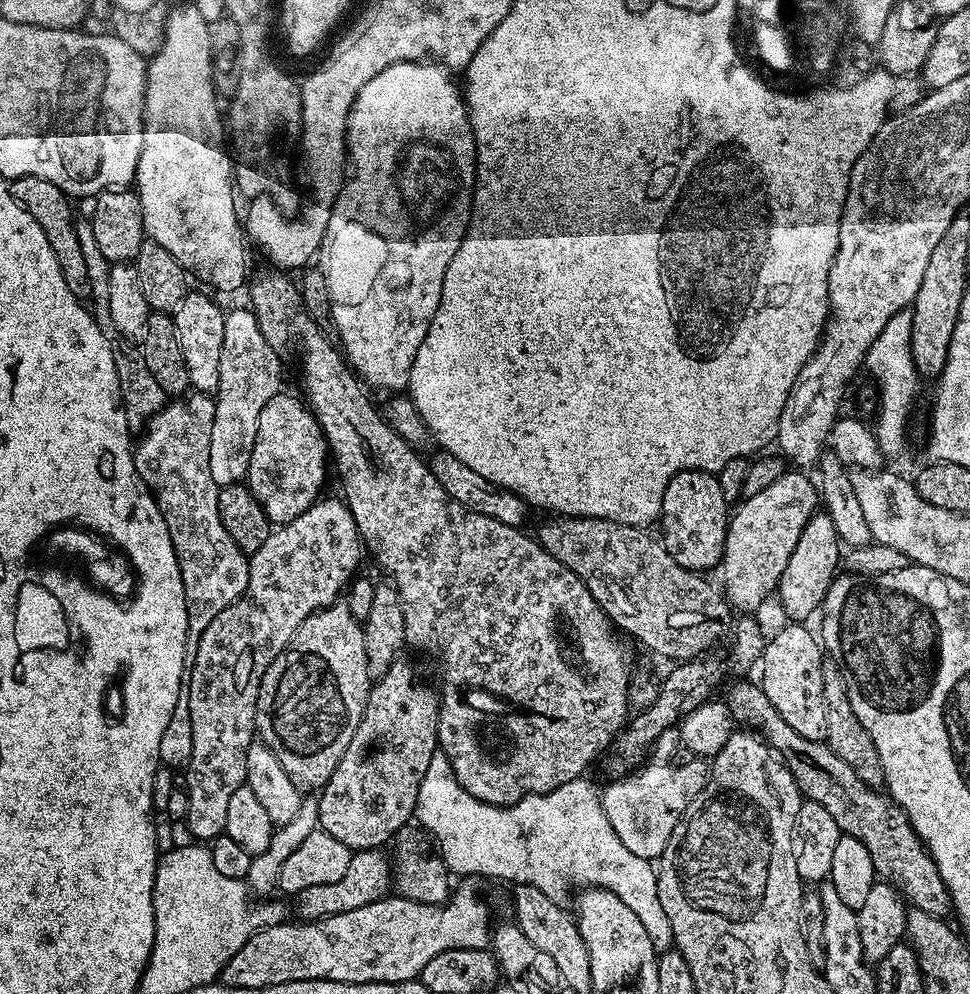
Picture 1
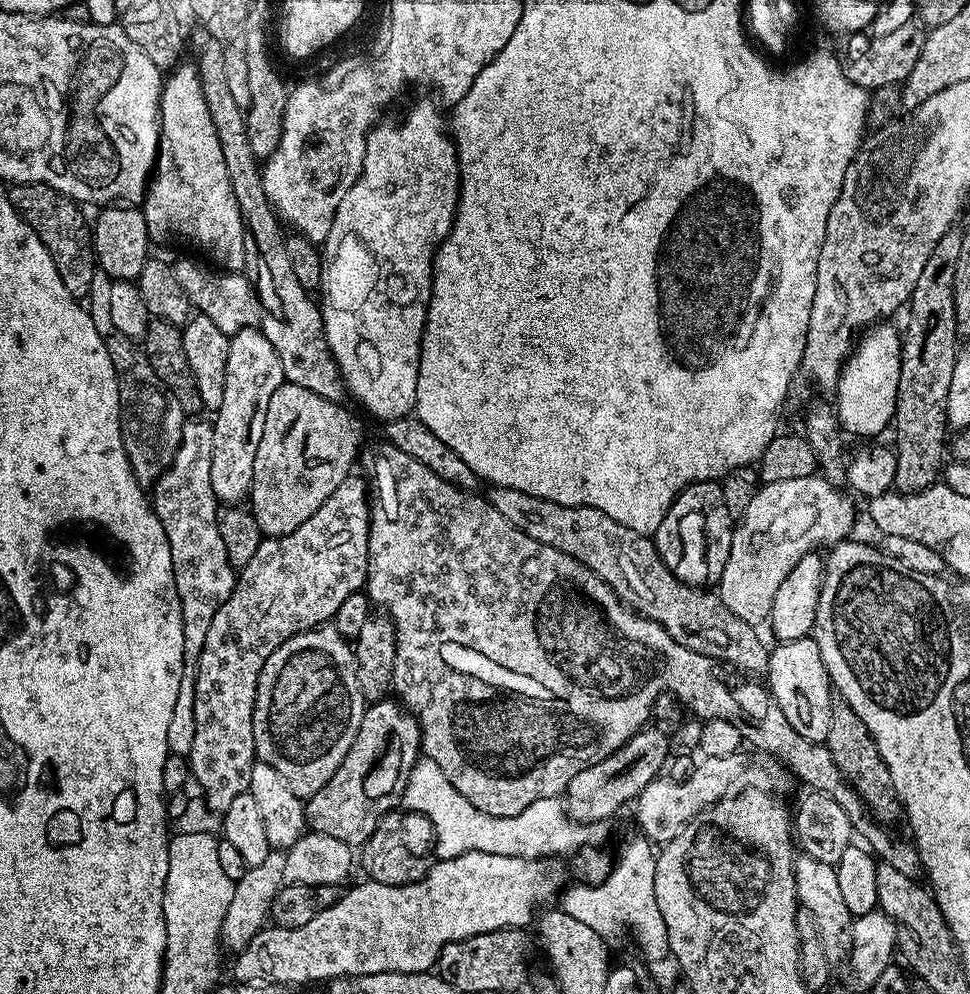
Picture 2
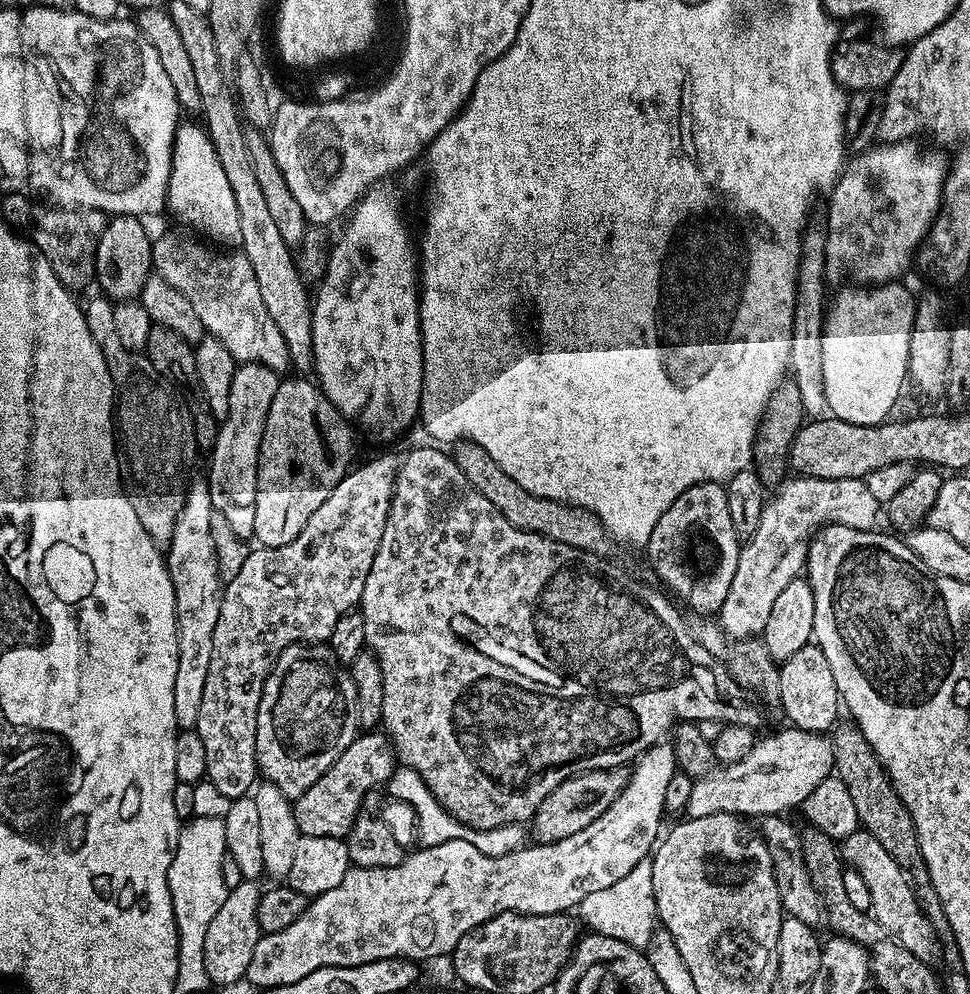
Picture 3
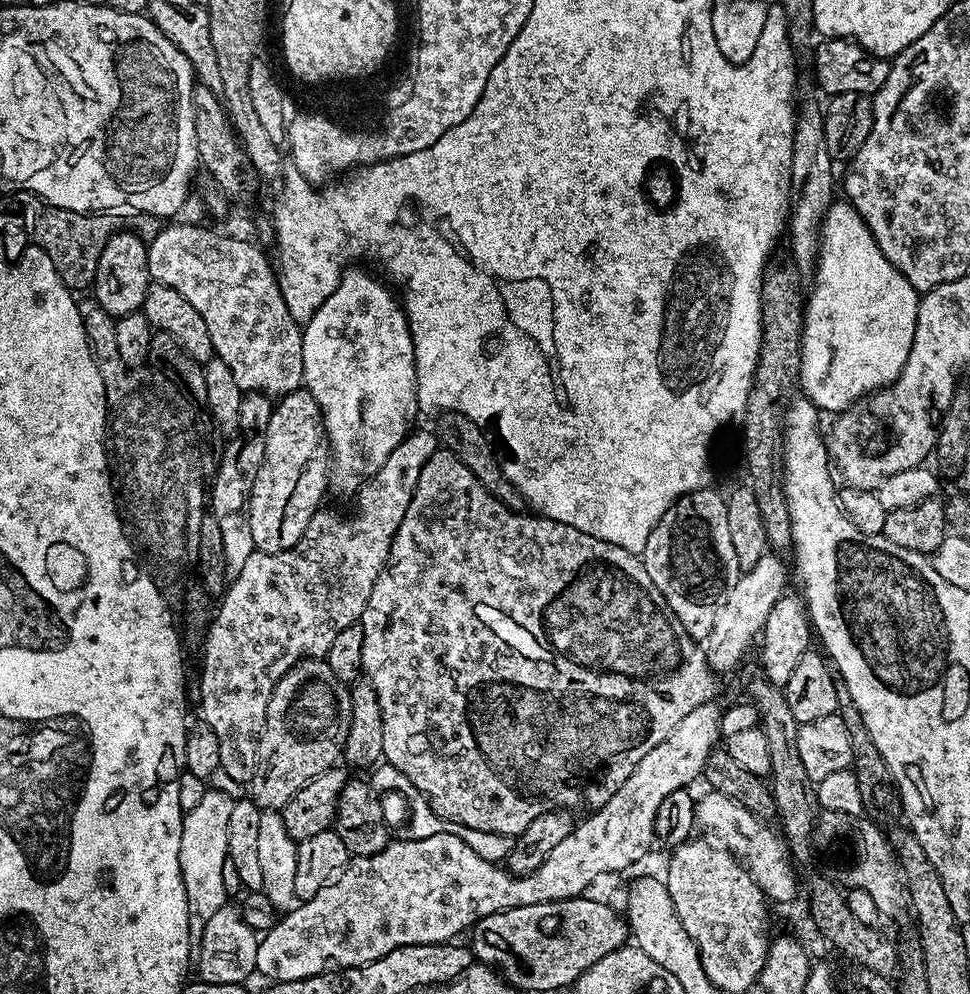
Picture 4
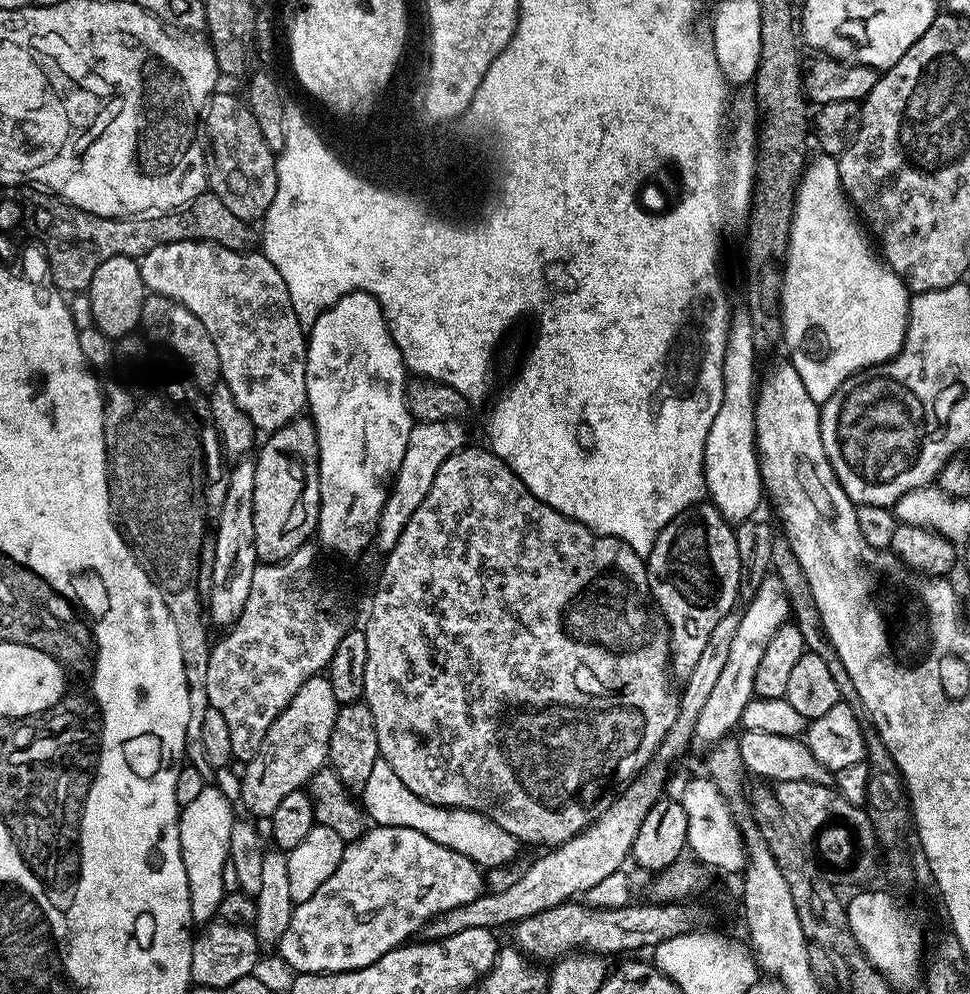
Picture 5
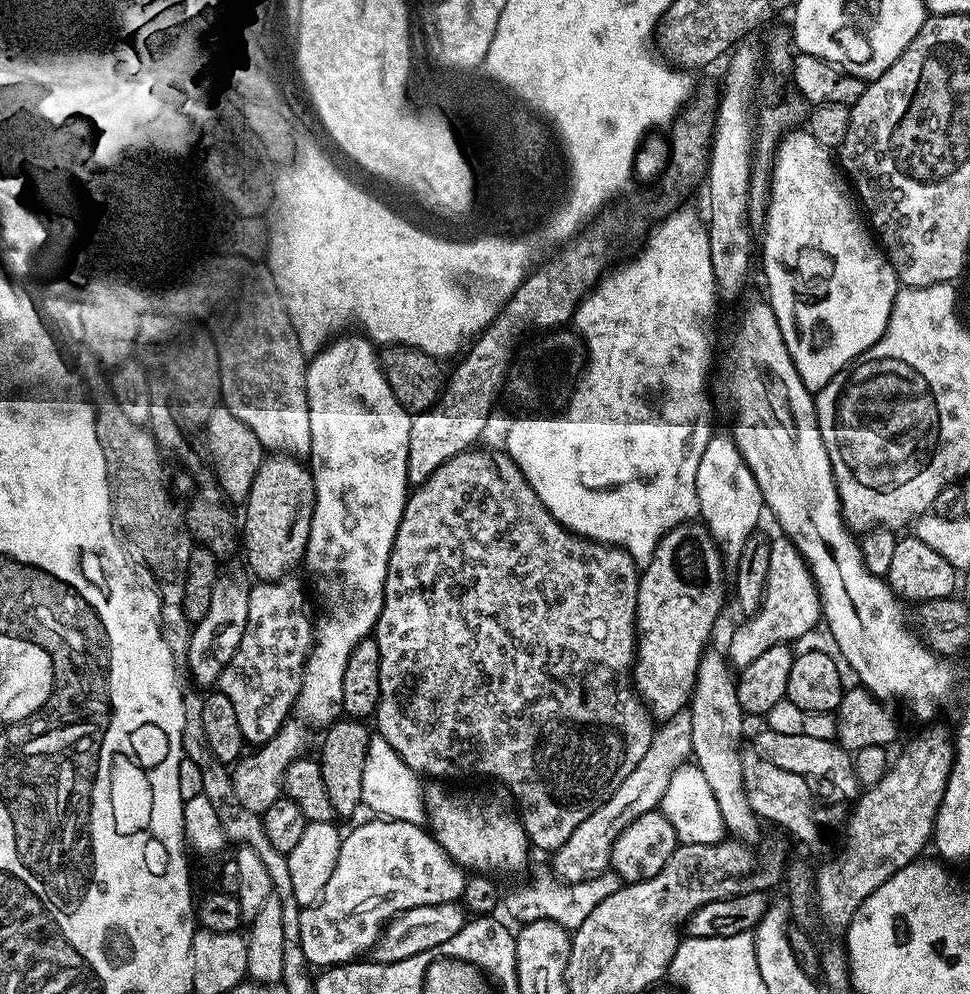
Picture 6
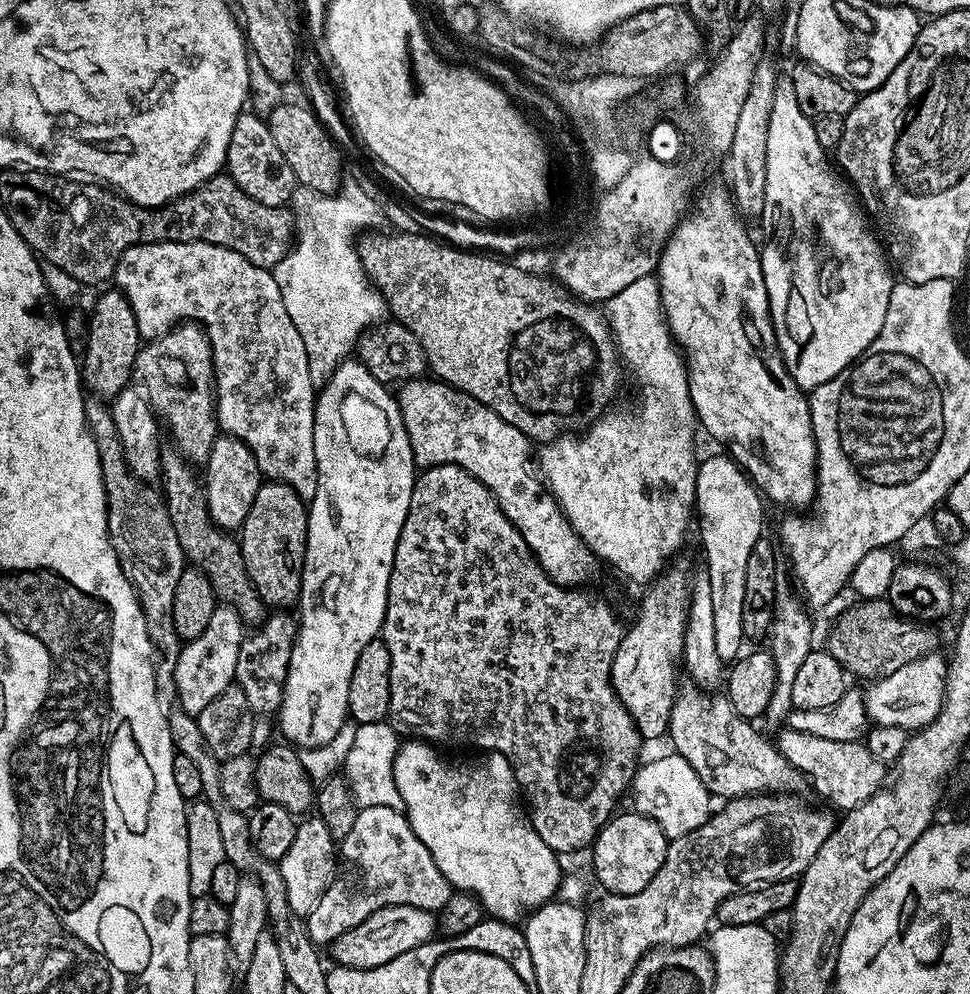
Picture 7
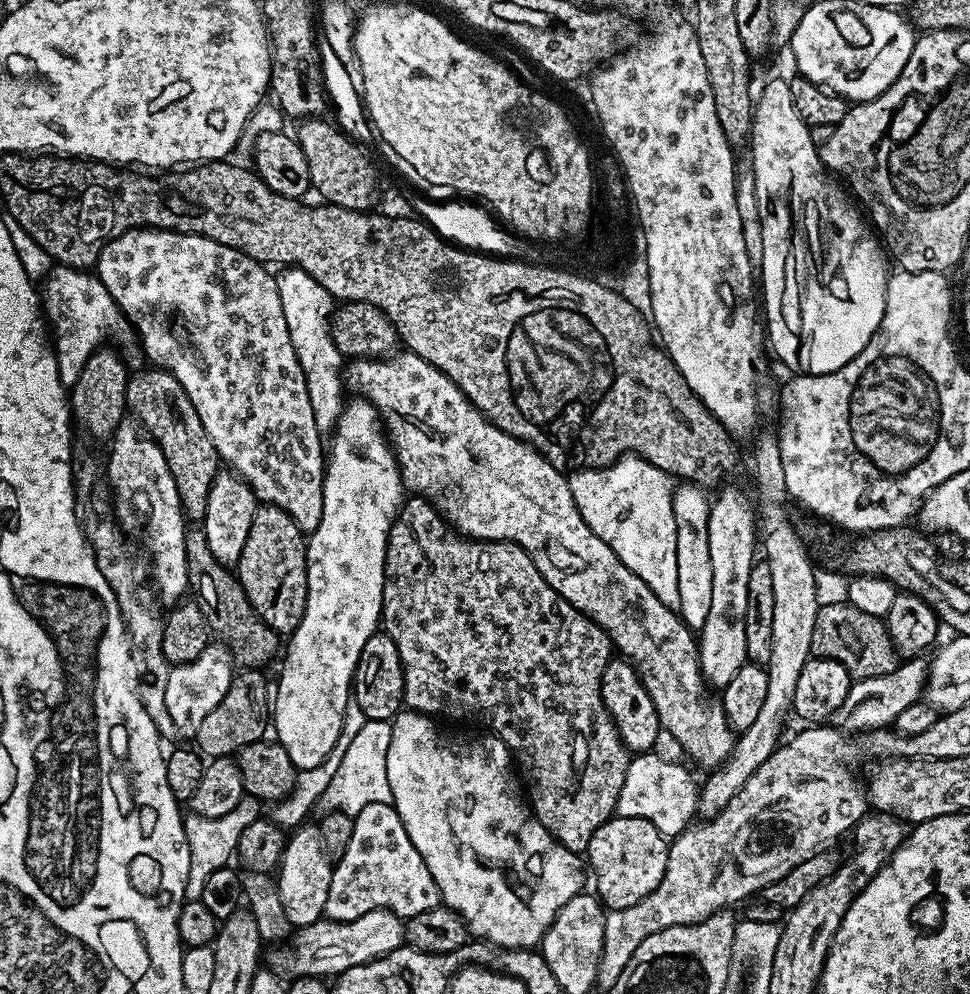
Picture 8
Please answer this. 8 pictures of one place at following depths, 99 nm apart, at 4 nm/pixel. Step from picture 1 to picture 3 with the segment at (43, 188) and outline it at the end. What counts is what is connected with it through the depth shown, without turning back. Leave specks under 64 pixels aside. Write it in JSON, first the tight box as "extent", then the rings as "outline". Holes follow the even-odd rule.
{"extent":[4,196,107,294],"outline":[[[8,196],[4,200],[4,208],[16,215],[15,223],[25,228],[27,239],[34,245],[43,259],[48,261],[49,268],[58,274],[58,282],[62,282],[65,290],[77,294],[85,291],[94,280],[98,242],[107,224],[105,213],[96,208],[84,206],[51,206],[35,204],[22,197]]]}

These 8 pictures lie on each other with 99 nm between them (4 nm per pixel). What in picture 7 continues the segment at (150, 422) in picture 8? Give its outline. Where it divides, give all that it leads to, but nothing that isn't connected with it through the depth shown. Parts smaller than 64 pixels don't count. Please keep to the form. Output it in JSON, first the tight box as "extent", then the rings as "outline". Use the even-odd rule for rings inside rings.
{"extent":[132,322,218,465],"outline":[[[181,322],[166,334],[147,341],[136,355],[132,375],[157,417],[166,425],[167,435],[168,432],[172,435],[176,451],[193,465],[207,465],[218,425],[212,347],[203,327],[195,322]]]}

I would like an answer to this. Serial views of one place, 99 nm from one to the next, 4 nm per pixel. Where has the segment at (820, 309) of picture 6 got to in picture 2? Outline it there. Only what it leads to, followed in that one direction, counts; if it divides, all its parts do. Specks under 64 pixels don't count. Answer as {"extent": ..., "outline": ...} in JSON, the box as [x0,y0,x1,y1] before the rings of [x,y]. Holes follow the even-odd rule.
{"extent":[834,322,901,438],"outline":[[[877,322],[871,325],[871,327],[869,327],[867,331],[865,331],[863,335],[861,335],[859,339],[855,341],[852,354],[851,356],[849,356],[848,360],[844,364],[844,369],[840,371],[840,377],[838,378],[838,382],[836,383],[834,389],[834,396],[836,396],[836,400],[834,399],[836,416],[840,421],[841,429],[843,429],[845,433],[849,432],[849,434],[852,436],[872,436],[868,438],[879,437],[876,436],[879,434],[879,432],[884,432],[887,430],[887,428],[889,431],[890,425],[893,423],[896,414],[896,395],[898,394],[898,380],[900,372],[901,329],[899,327],[895,328],[894,325],[888,323],[892,322]]]}

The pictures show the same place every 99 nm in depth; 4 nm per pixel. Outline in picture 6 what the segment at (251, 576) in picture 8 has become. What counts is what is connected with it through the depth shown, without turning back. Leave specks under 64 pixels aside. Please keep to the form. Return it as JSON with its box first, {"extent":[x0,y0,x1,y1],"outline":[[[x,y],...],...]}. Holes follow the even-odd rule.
{"extent":[242,454,316,581],"outline":[[[283,454],[265,455],[258,474],[254,474],[254,486],[243,501],[242,548],[248,559],[248,568],[257,581],[282,580],[295,573],[308,549],[308,535],[312,511],[316,505],[314,482],[307,463]]]}

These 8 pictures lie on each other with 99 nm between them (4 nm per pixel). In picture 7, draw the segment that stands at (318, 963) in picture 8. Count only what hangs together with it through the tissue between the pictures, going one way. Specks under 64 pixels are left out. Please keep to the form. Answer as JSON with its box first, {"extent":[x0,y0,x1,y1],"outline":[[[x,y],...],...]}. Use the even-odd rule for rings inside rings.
{"extent":[330,904,438,968],"outline":[[[391,904],[382,910],[374,910],[366,918],[366,922],[358,922],[354,930],[342,934],[330,946],[330,952],[337,965],[345,968],[373,968],[386,966],[386,962],[394,962],[398,954],[406,954],[406,950],[414,950],[437,935],[438,920],[435,915],[409,904]]]}

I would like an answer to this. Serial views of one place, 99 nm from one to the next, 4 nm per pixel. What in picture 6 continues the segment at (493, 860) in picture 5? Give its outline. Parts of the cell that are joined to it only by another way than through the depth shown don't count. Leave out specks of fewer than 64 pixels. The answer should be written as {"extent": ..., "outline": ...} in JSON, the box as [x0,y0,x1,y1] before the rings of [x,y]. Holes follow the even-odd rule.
{"extent":[362,734,426,825],"outline":[[[376,734],[369,739],[366,750],[366,767],[362,770],[362,804],[365,809],[369,808],[372,811],[369,813],[385,820],[401,820],[402,822],[423,825],[426,820],[424,789],[421,777],[413,772],[410,766],[406,766],[406,762],[402,762],[402,758],[390,746],[390,742],[386,742],[386,738]]]}

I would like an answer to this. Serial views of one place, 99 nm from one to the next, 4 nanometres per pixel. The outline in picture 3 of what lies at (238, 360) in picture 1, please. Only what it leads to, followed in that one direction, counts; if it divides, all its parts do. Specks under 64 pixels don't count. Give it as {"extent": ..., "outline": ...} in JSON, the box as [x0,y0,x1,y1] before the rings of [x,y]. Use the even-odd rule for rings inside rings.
{"extent":[206,364,281,538],"outline":[[[240,364],[234,374],[234,382],[230,382],[230,410],[224,420],[219,421],[216,443],[210,449],[212,461],[208,464],[206,479],[210,490],[210,502],[213,512],[223,514],[234,529],[234,534],[245,538],[252,536],[254,530],[254,506],[258,494],[258,458],[262,446],[262,434],[266,426],[266,414],[270,410],[270,402],[274,402],[274,394],[278,390],[281,377],[274,370],[261,364]]]}

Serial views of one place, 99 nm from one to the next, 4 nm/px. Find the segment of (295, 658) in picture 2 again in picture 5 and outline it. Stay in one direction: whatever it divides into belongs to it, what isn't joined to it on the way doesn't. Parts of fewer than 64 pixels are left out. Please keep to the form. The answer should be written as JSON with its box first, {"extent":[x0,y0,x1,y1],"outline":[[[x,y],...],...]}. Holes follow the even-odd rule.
{"extent":[240,675,337,818],"outline":[[[327,675],[312,676],[300,687],[282,714],[274,718],[270,730],[266,730],[266,738],[256,757],[243,765],[240,800],[248,811],[245,813],[256,818],[271,818],[286,794],[301,791],[308,779],[328,764],[330,734],[334,730],[337,707]]]}

